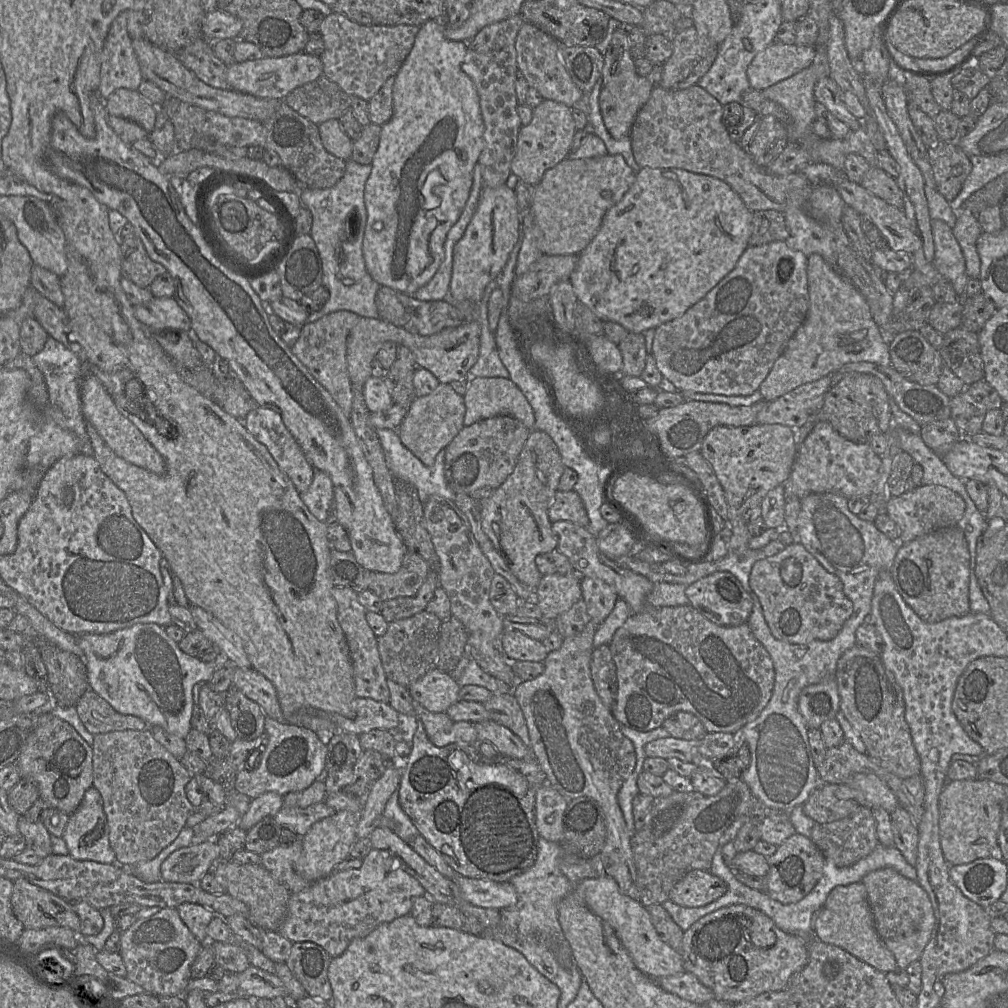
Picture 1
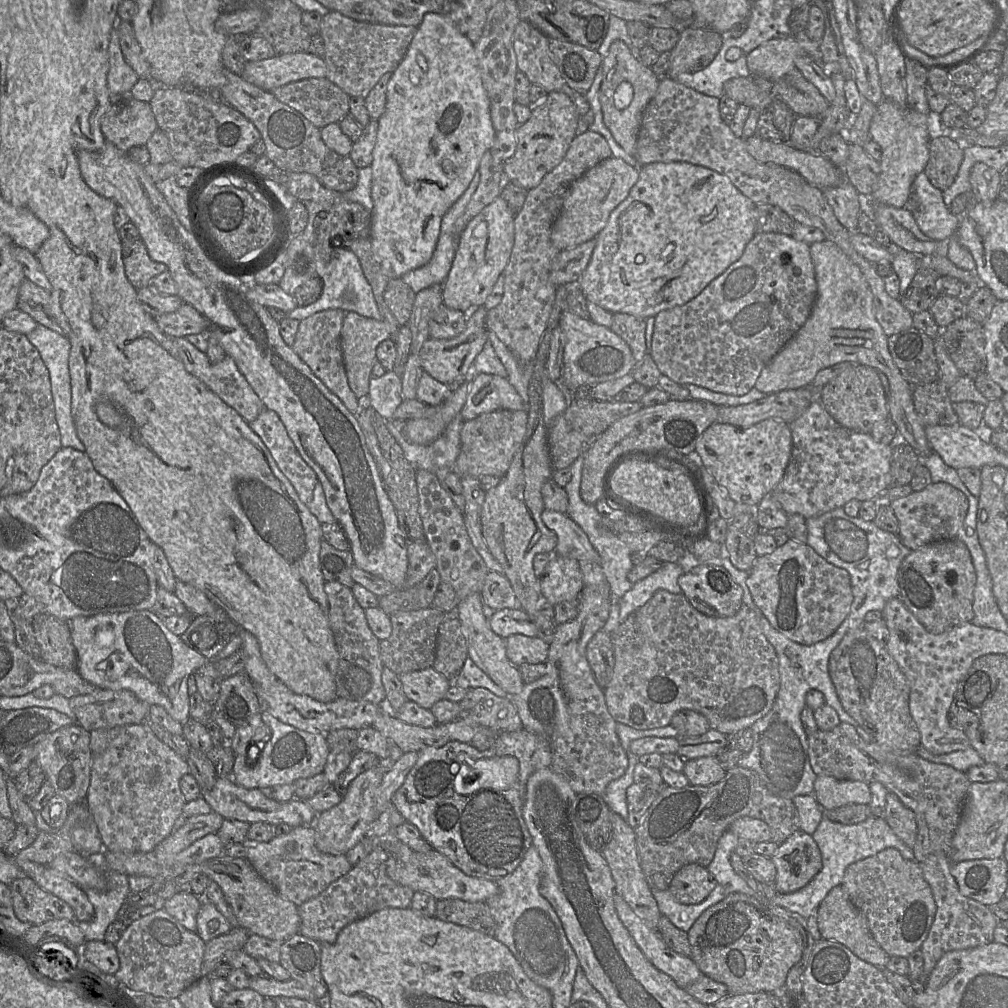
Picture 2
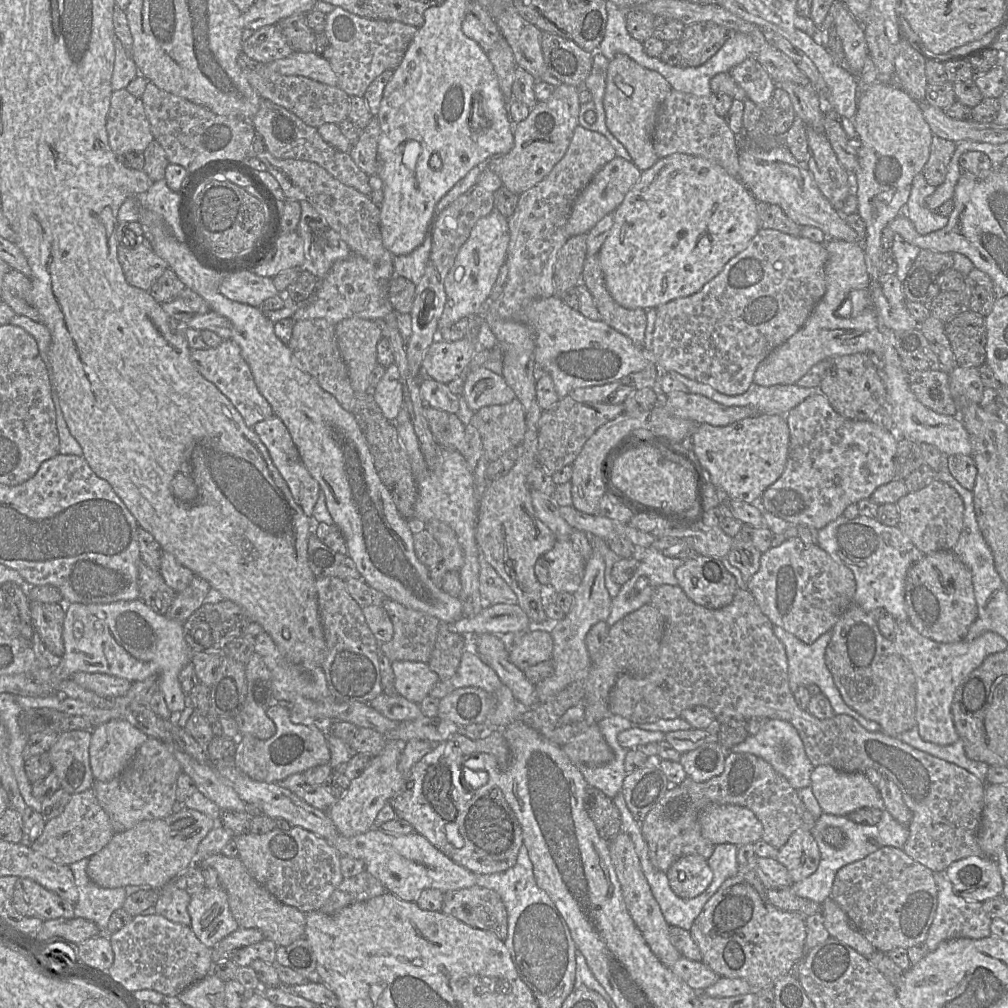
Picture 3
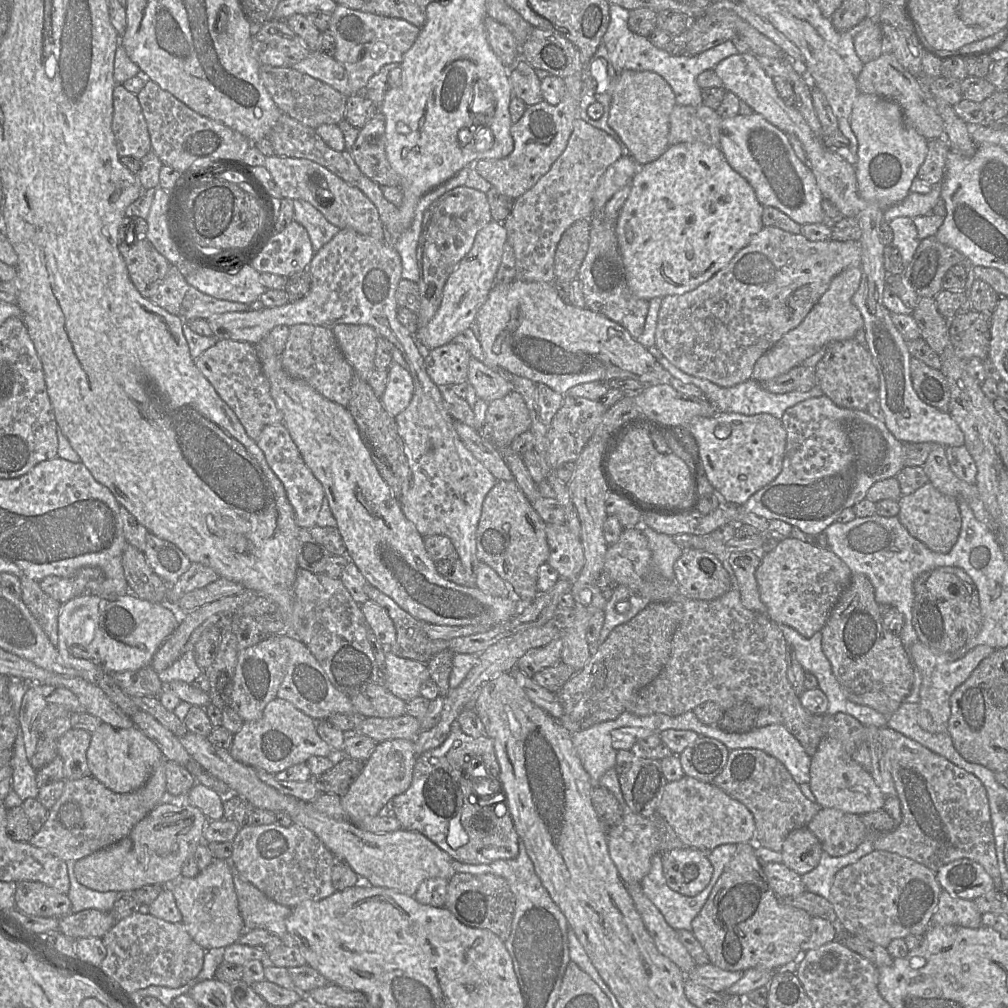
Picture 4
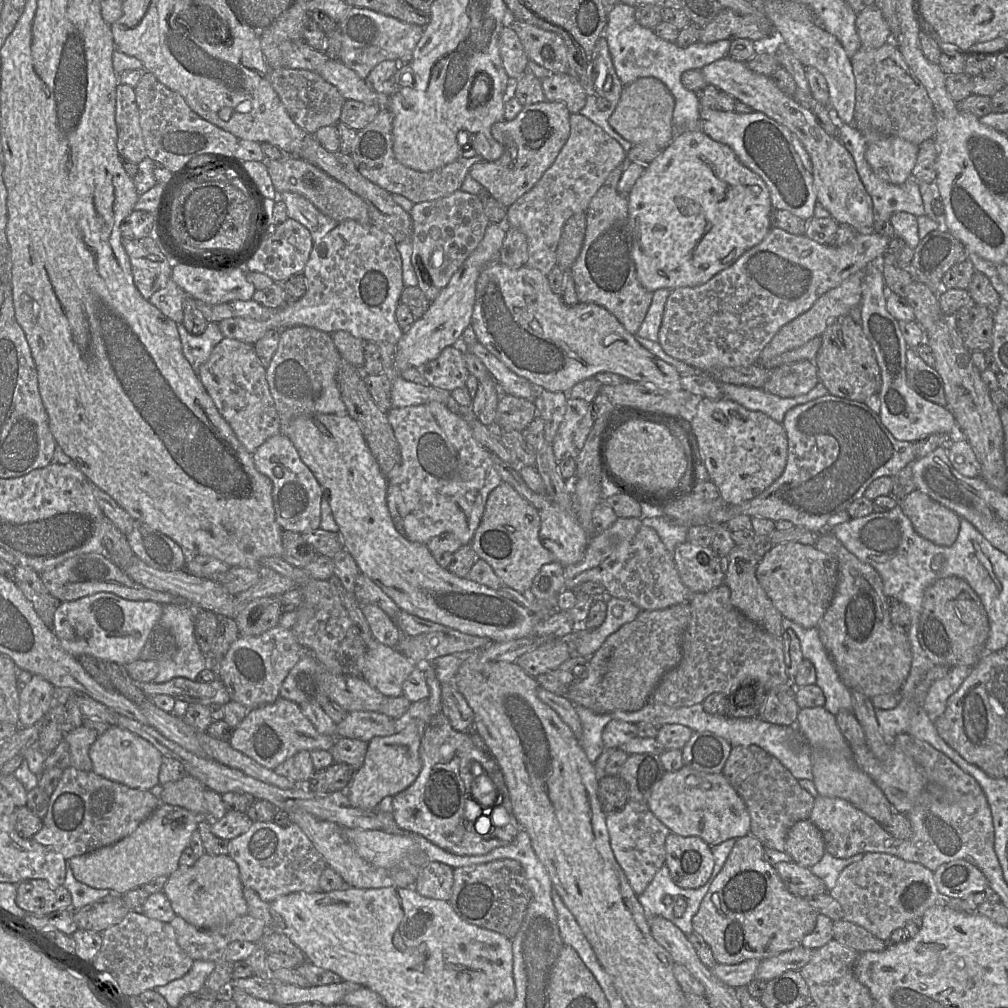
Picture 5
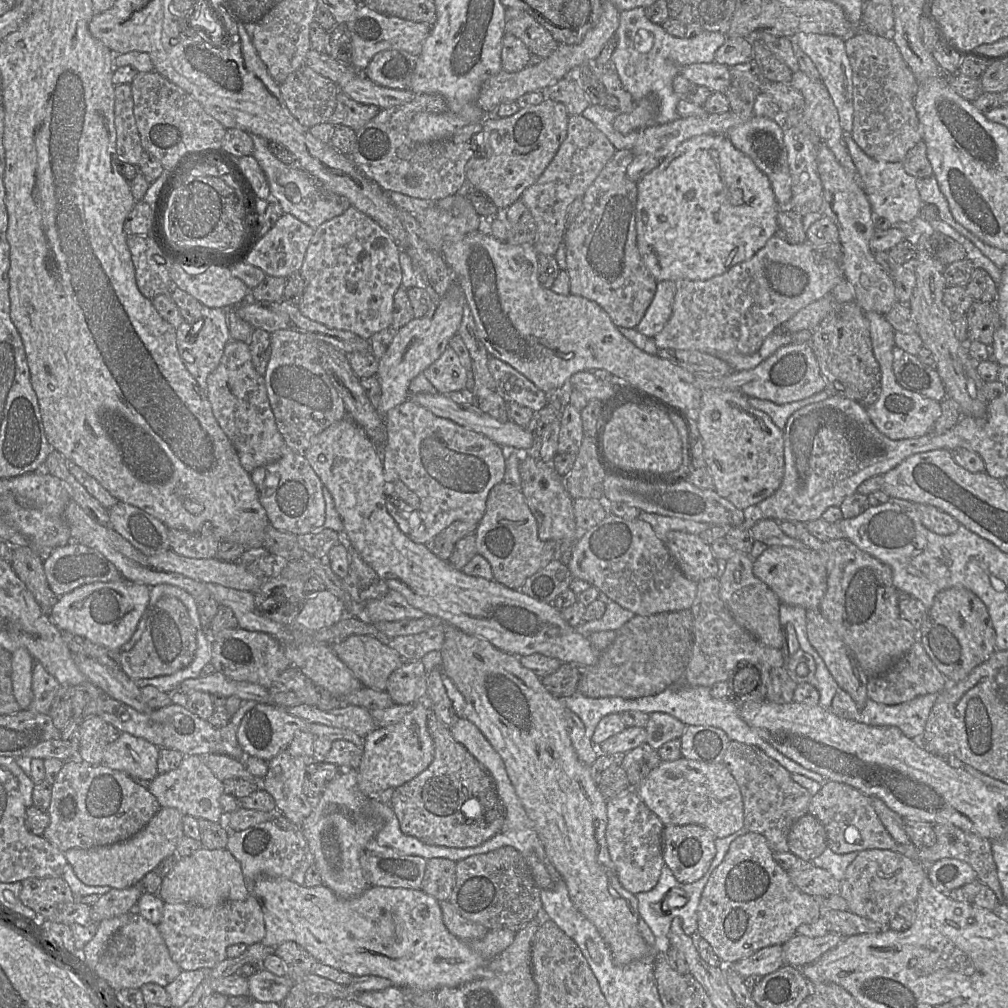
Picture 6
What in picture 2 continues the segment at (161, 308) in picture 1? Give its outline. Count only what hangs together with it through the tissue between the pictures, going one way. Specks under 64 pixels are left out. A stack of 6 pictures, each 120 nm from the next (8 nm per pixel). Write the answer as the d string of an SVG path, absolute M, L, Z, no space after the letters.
M183 303L177 311L154 317L160 331L168 337L204 333L207 321L191 305Z

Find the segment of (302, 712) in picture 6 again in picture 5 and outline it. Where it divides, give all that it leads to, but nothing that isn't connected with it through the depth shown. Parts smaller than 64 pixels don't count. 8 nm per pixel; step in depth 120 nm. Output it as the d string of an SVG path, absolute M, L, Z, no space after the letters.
M353 711L336 725L337 738L358 739L369 742L374 737L396 734L395 722L380 712Z

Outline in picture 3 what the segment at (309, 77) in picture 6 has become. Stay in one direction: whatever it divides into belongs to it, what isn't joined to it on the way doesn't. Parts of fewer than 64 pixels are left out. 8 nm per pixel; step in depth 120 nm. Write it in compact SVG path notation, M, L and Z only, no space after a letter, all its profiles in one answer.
M243 52L238 58L238 64L261 98L286 108L309 126L318 128L325 123L339 124L348 118L350 96L338 86L329 86L304 76L279 74L270 69L267 64L250 59Z

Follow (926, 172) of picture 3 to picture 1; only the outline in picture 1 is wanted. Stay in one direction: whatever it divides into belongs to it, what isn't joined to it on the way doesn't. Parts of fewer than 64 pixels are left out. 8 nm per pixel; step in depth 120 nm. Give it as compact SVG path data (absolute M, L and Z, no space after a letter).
M939 140L928 148L936 189L949 202L961 191L972 170L970 157L956 144Z

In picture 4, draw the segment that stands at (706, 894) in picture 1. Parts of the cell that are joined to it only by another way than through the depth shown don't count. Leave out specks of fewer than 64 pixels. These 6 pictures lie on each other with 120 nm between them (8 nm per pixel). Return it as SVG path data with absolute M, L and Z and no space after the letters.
M692 847L662 852L662 867L667 885L686 896L699 894L709 884L713 874L708 852Z

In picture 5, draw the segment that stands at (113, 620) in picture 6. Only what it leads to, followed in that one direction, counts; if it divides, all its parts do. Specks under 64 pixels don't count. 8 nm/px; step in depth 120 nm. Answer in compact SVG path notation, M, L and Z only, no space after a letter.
M100 592L61 602L54 614L53 631L62 647L76 658L89 655L126 666L140 658L162 613L163 605L154 601L133 601L113 593Z

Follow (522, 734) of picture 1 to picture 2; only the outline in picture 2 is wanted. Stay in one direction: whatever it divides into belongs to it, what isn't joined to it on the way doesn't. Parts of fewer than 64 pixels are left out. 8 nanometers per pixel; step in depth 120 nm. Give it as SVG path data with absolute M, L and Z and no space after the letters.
M473 688L458 704L458 719L478 723L496 733L523 728L517 708L509 696L501 698L486 688Z

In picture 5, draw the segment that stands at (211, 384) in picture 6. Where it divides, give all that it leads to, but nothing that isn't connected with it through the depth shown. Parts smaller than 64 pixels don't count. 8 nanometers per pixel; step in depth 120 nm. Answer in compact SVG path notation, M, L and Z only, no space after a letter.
M224 338L199 368L199 378L222 417L245 449L254 454L268 438L280 433L279 417L254 345Z

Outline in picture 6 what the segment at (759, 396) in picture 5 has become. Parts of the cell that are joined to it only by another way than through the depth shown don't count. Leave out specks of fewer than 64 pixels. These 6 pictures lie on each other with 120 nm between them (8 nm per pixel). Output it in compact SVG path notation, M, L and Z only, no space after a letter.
M823 390L803 400L781 405L775 404L768 400L758 399L754 397L749 397L748 402L753 408L766 413L771 418L772 422L783 431L788 418L794 412L807 405L825 400L828 397L830 397L829 393Z

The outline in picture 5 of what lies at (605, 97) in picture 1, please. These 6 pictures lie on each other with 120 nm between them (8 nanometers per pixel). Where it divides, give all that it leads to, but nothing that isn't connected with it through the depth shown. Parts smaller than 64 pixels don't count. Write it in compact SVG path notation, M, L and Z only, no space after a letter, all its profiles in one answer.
M654 77L638 78L623 87L609 125L633 145L653 143L663 150L675 136L672 124L674 106L675 99L664 83Z

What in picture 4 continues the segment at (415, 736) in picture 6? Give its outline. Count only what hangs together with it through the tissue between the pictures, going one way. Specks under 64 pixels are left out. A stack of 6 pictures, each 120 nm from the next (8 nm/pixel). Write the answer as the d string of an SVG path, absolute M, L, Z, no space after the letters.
M393 739L377 744L365 762L358 778L341 797L341 805L347 819L355 825L368 817L378 815L382 807L404 793L411 785L416 753L413 740Z

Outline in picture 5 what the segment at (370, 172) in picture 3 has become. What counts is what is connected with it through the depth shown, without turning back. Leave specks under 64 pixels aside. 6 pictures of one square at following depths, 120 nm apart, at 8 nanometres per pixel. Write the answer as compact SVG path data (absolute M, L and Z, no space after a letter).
M382 107L376 117L364 128L357 131L351 157L358 171L368 180L391 194L400 194L413 203L433 201L459 190L474 163L484 161L481 157L461 155L455 161L430 172L420 172L401 164L393 152L393 115Z

